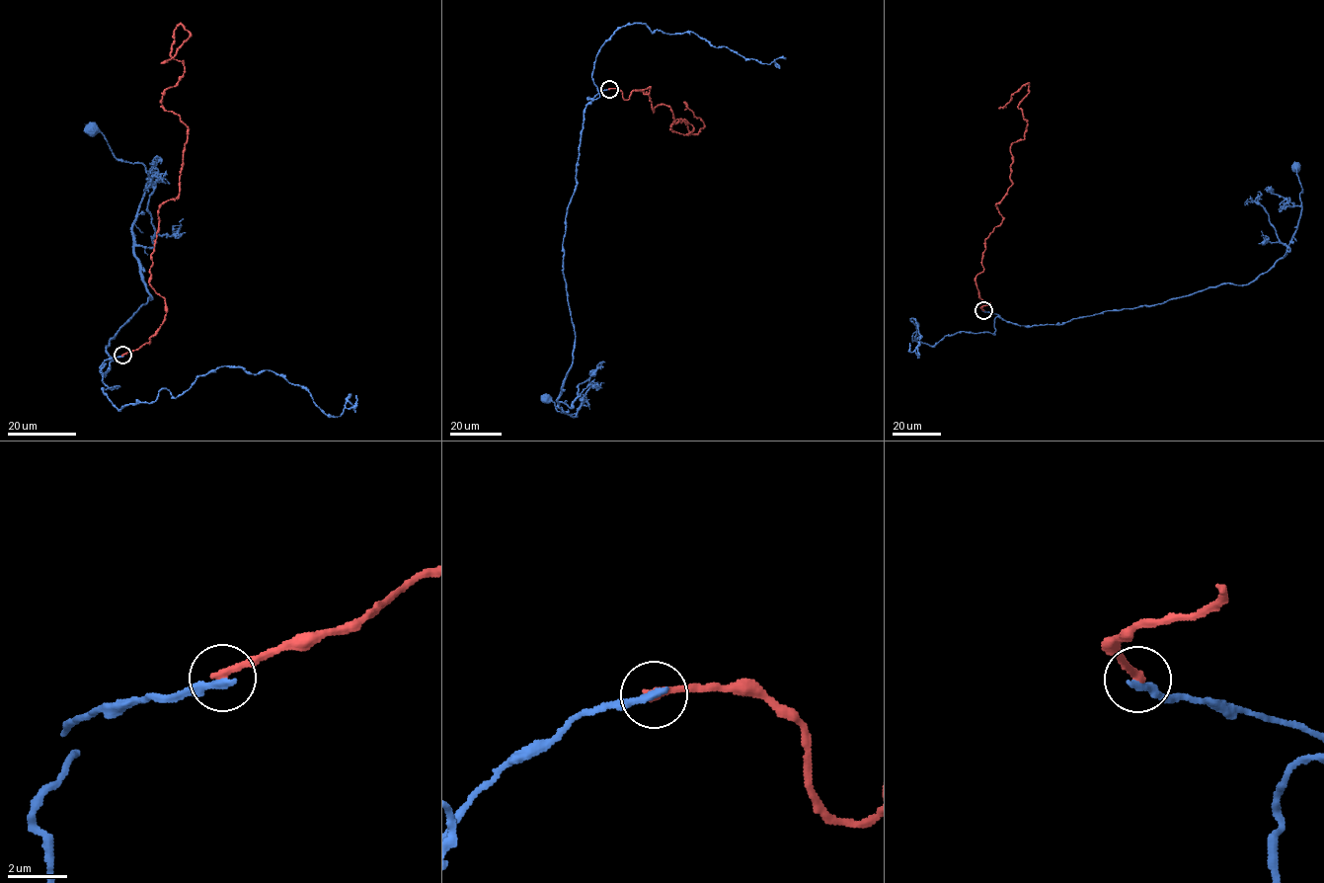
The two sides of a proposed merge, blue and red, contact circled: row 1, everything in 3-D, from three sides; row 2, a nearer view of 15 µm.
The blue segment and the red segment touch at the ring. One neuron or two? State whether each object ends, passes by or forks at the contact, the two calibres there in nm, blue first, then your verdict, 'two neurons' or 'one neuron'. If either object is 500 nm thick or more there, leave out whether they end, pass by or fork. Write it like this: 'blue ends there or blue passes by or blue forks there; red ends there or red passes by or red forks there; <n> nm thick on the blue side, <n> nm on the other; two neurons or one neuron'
blue ends there; red ends there; 280 nm thick on the blue side, 280 nm on the other; two neurons

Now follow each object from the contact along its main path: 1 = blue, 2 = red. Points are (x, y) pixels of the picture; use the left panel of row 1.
1: (122, 355), (107, 360), (105, 375), (109, 341), (153, 298), (133, 252), (148, 176), (92, 129)
2: (122, 355), (166, 313), (150, 270), (188, 136), (161, 105), (182, 25), (161, 63)

